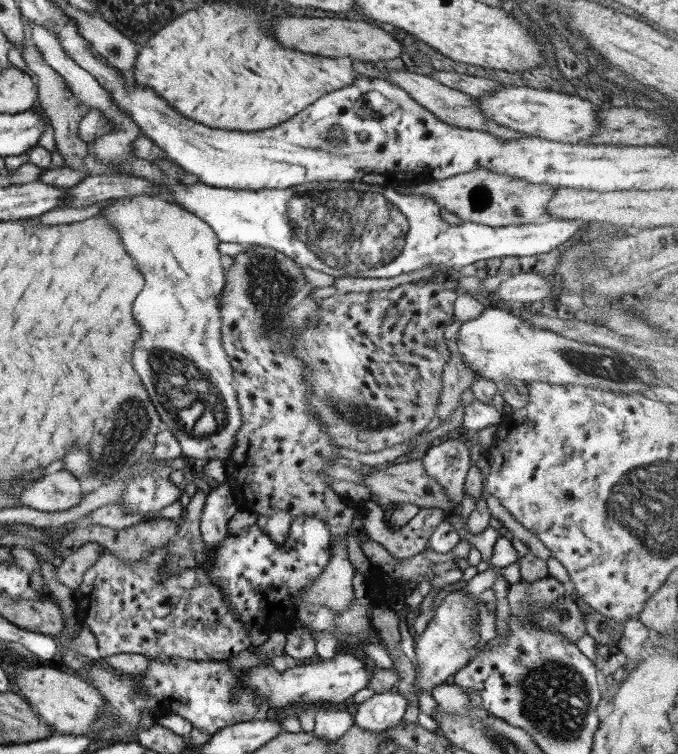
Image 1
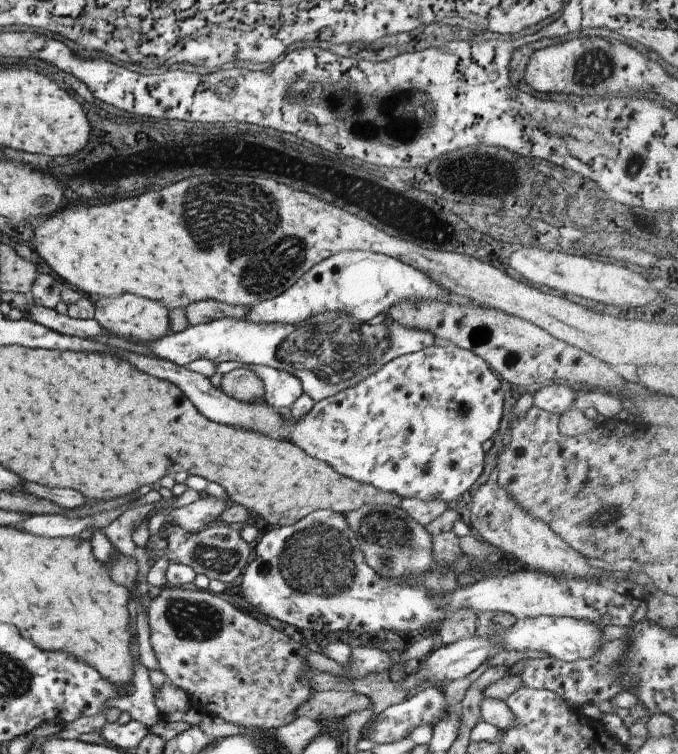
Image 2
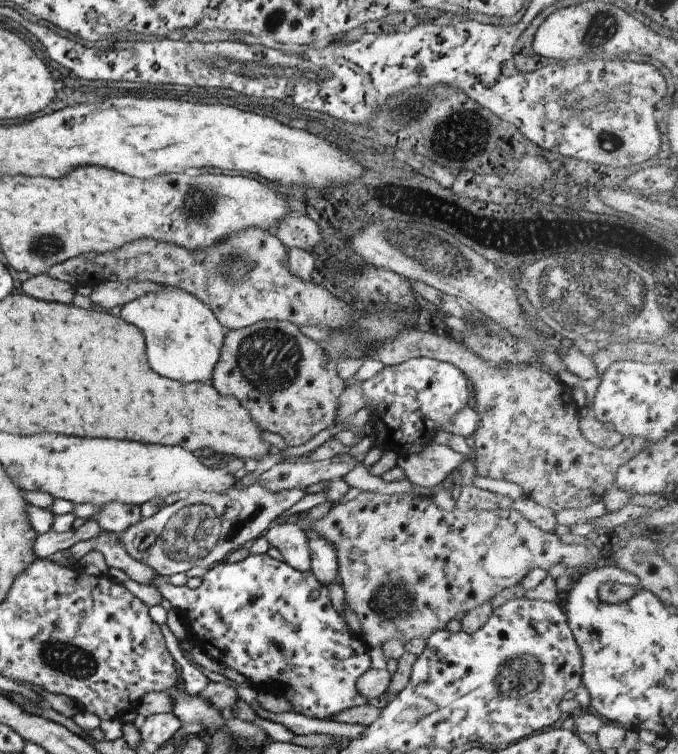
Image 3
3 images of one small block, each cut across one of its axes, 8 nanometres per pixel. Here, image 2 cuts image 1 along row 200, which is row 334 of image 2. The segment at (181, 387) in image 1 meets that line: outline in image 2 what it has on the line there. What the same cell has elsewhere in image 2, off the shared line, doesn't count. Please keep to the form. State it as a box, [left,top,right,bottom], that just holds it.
[93,293,170,343]

